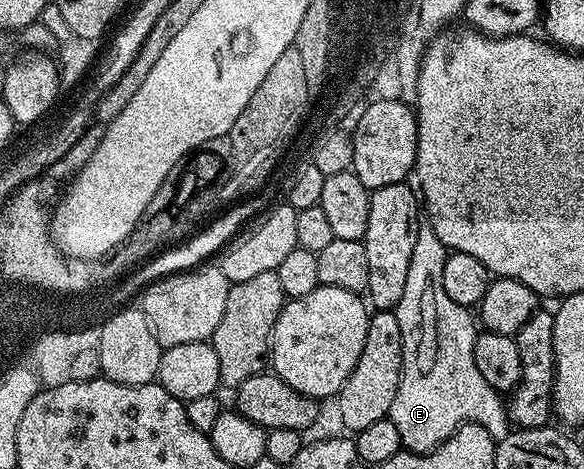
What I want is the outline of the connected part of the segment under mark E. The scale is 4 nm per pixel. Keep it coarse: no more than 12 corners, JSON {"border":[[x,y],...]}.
{"border":[[421,223],[394,309],[390,418],[405,452],[465,422],[498,442],[501,393],[474,366],[477,321],[442,290],[449,251]]}

